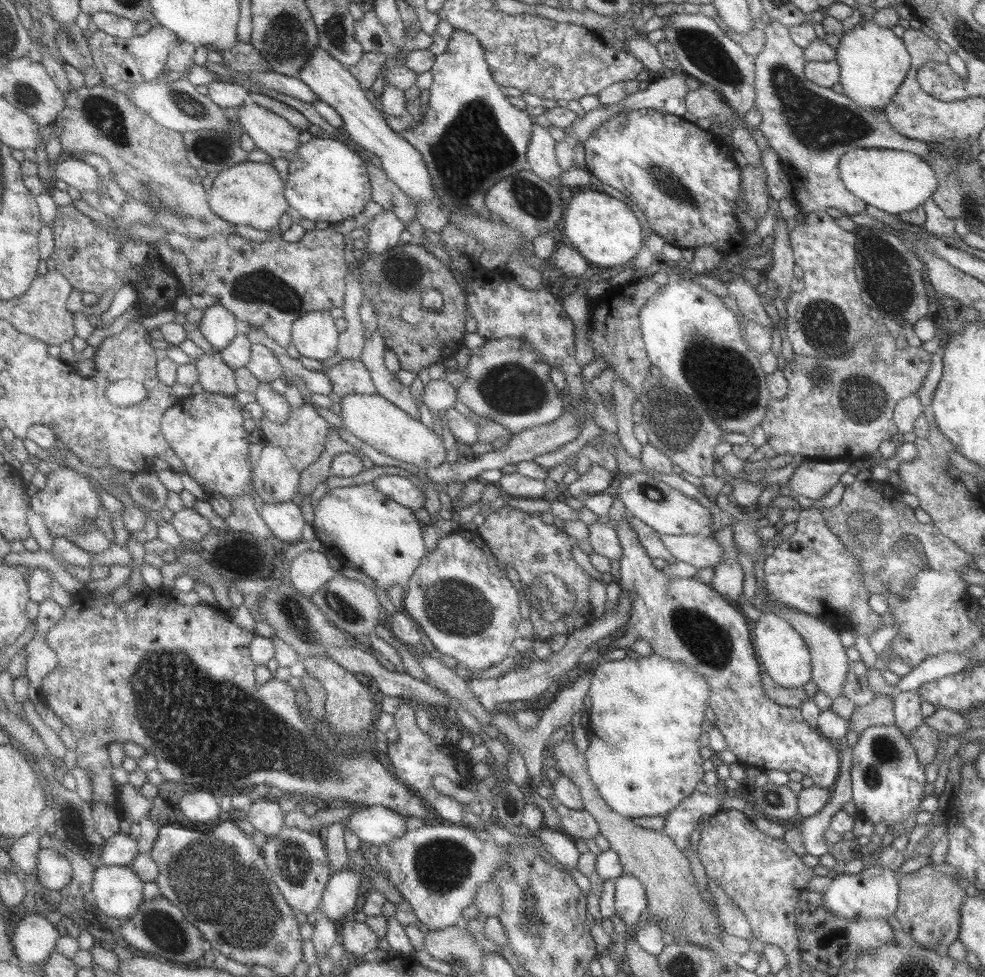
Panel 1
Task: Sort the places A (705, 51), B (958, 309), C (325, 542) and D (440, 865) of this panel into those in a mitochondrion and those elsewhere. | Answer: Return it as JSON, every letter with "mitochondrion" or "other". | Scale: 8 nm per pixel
{"A":"mitochondrion","B":"other","C":"other","D":"mitochondrion"}

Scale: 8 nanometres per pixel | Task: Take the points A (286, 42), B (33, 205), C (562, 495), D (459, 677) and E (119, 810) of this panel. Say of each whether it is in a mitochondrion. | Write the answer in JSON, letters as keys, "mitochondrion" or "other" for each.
{"A":"mitochondrion","B":"other","C":"other","D":"other","E":"other"}

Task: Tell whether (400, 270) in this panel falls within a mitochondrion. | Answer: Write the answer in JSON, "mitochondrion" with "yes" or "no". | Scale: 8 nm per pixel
{"mitochondrion":"no"}

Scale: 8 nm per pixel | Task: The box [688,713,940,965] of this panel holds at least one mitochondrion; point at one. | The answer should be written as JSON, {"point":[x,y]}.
{"point":[883,751]}

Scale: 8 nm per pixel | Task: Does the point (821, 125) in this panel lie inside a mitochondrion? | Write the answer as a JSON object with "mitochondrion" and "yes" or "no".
{"mitochondrion":"yes"}

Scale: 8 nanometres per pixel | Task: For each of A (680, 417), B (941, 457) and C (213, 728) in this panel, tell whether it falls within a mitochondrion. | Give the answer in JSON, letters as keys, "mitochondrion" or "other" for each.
{"A":"mitochondrion","B":"other","C":"mitochondrion"}

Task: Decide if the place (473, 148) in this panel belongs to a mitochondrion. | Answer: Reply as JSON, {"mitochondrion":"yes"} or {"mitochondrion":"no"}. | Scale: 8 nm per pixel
{"mitochondrion":"yes"}

